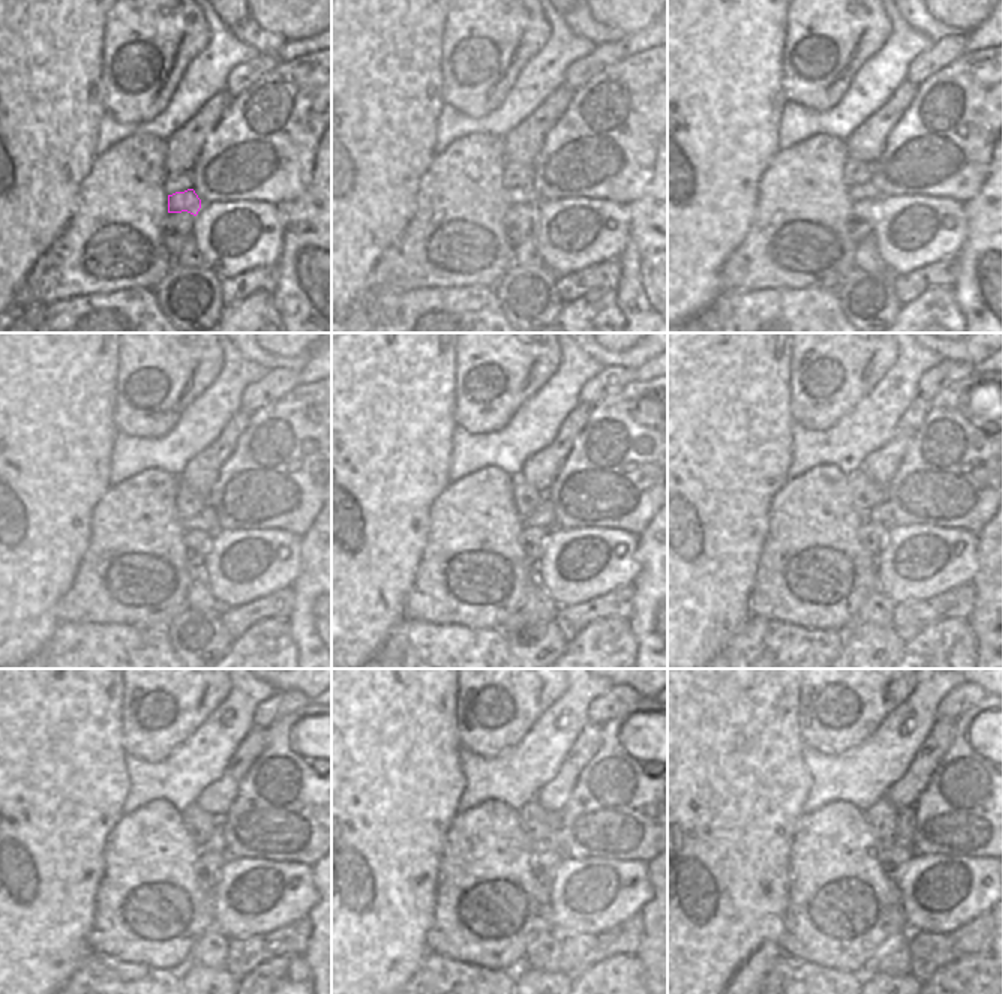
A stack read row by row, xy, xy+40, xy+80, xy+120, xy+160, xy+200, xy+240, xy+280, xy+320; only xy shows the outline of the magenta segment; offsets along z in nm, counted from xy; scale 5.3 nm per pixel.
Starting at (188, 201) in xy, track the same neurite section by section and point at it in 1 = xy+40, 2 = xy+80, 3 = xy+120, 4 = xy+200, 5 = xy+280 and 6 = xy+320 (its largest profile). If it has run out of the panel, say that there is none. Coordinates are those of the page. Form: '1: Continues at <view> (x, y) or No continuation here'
1: Continues at xy+40 (525, 195)
2: Continues at xy+80 (864, 192)
3: Continues at xy+120 (204, 520)
4: Continues at xy+200 (882, 513)
5: Continues at xy+280 (552, 843)
6: Continues at xy+320 (894, 814).

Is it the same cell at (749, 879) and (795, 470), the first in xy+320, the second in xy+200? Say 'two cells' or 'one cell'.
two cells

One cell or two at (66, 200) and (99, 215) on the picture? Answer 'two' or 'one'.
two

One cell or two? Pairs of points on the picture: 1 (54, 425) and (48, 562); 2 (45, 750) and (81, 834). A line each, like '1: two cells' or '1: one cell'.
1: one cell
2: one cell

